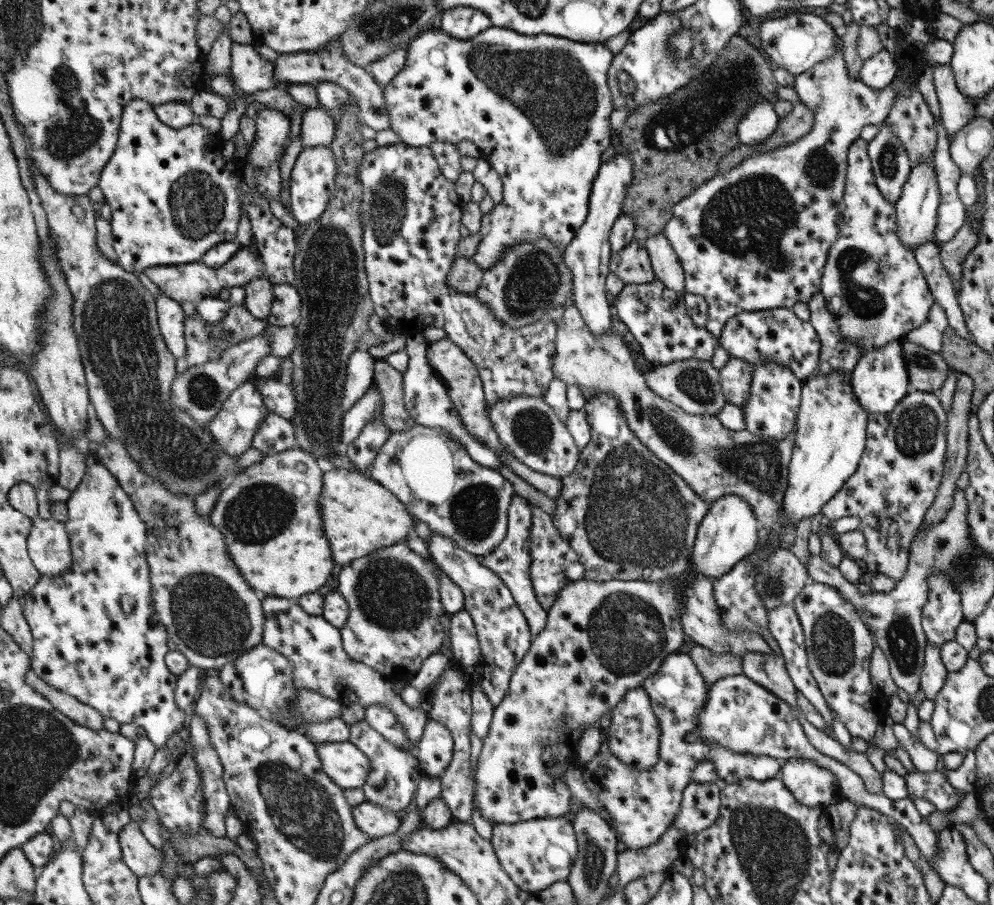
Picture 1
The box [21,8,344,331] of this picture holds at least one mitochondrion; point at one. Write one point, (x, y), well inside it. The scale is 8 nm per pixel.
(75, 130)

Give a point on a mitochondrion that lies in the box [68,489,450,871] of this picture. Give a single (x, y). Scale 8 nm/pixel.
(299, 808)

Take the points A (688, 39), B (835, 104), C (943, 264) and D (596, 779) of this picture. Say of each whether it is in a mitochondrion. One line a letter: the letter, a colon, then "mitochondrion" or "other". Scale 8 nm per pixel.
A: mitochondrion
B: other
C: other
D: other

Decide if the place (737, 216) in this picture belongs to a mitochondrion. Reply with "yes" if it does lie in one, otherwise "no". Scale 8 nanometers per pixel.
yes

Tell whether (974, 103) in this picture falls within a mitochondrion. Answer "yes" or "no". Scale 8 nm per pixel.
no

